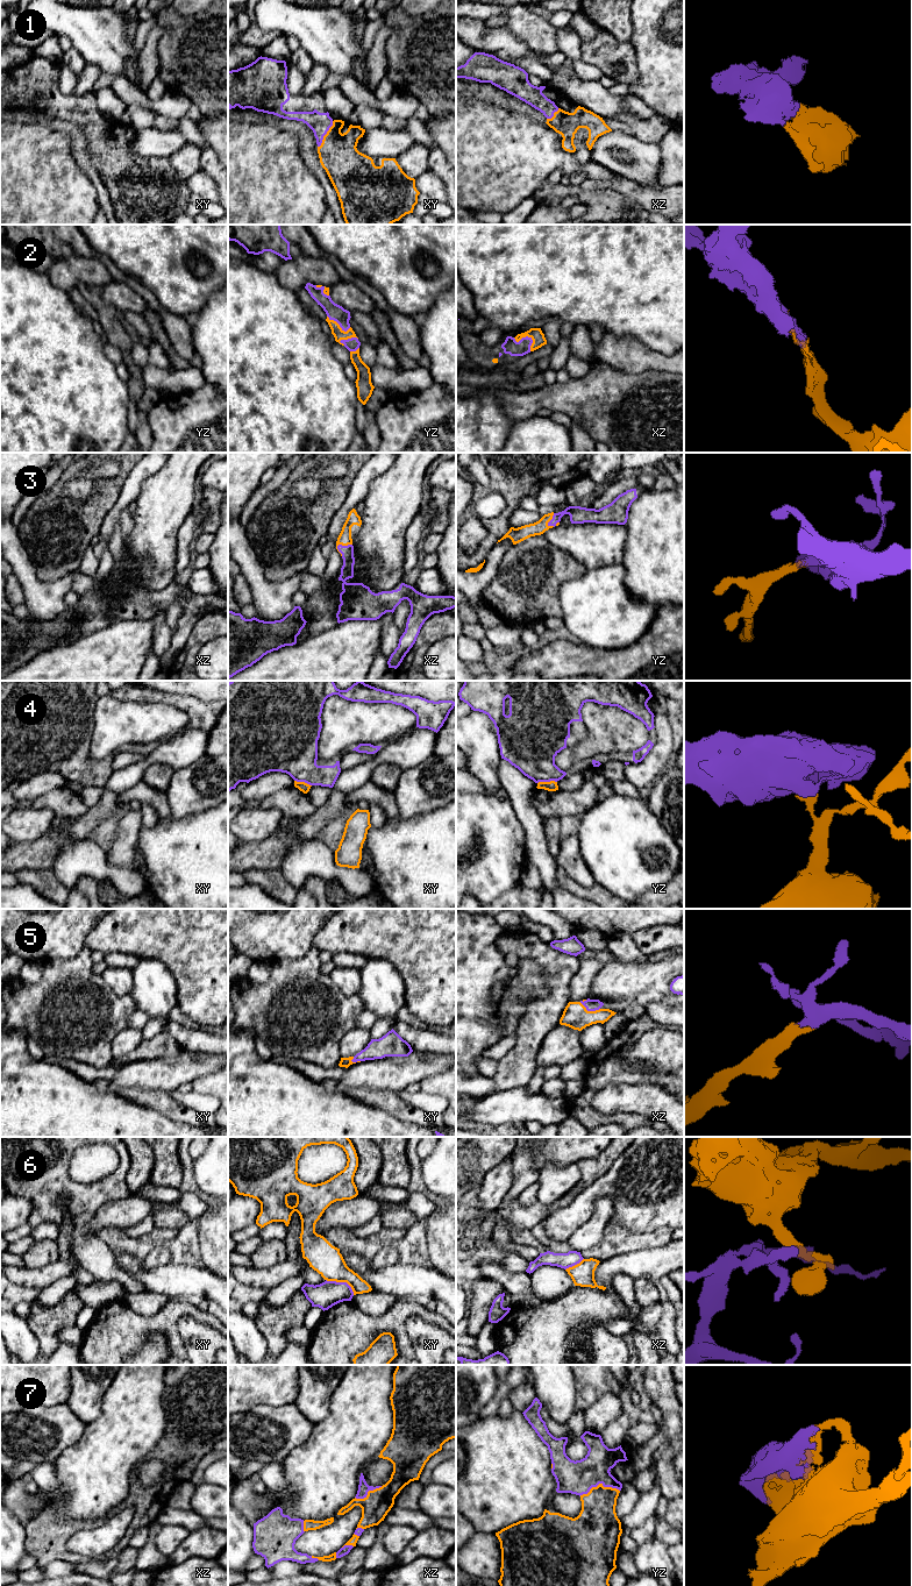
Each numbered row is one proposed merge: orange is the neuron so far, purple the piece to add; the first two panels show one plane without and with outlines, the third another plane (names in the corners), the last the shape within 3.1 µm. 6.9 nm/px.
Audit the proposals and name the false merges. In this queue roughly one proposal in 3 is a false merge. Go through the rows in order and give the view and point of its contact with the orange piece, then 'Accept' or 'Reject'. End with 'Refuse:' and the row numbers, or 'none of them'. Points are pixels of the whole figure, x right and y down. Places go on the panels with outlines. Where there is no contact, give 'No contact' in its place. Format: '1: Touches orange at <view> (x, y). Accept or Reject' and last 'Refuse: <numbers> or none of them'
1: Touches orange at xy (326, 134). Accept
2: Touches orange at xz (528, 336). Accept
3: Touches orange at xz (343, 545). Accept
4: Touches orange at yz (547, 782). Reject
5: Touches orange at xz (590, 1011). Accept
6: Touches orange at xy (342, 1281). Reject
7: Touches orange at yz (599, 1484). Accept
Refuse: 4, 6

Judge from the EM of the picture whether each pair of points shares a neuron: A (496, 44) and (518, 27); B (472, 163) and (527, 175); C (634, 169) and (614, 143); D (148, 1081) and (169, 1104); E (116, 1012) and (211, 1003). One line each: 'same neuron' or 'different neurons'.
A: different neurons
B: same neuron
C: same neuron
D: different neurons
E: different neurons

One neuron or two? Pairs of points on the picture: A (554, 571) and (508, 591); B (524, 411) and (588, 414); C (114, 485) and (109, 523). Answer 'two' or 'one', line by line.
A: one
B: one
C: two

